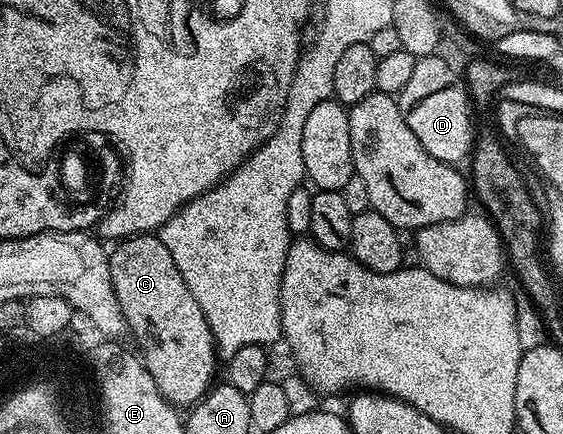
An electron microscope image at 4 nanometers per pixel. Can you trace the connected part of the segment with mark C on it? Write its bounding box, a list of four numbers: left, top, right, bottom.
[110,235,220,407]

